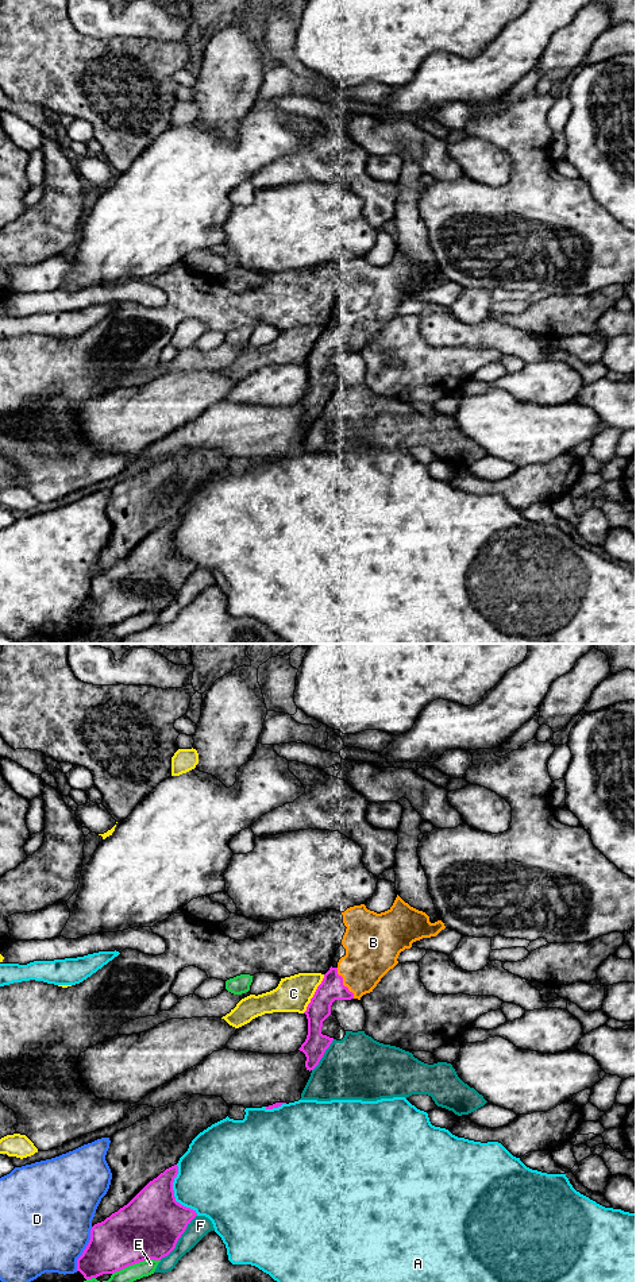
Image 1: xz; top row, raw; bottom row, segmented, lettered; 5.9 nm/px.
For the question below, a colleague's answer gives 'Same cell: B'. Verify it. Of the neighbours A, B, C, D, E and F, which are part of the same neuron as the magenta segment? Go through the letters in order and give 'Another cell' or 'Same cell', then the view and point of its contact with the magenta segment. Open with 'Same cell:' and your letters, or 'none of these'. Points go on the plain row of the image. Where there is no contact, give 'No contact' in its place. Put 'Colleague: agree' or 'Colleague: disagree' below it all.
Same cell: B
A: Another cell. Touches magenta at xz (173, 545)
B: Same cell. Touches magenta at xz (342, 335)
C: Another cell. Touches magenta at xz (315, 346)
D: Another cell. Touches magenta at xz (85, 601)
E: Another cell. Touches magenta at xz (135, 614)
F: Another cell. Touches magenta at xz (178, 590)
Colleague: agree

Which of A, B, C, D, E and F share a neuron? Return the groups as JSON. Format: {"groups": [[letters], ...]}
{"groups": [["A", "C"], ["B"], ["D"], ["E"], ["F"]]}

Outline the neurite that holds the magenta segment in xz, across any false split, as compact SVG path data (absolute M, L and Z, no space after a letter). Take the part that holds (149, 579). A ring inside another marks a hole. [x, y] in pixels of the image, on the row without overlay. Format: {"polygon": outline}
{"polygon": "M174 517L150 533L127 557L90 582L90 592L77 611L85 632L113 626L135 615L167 609L197 568L176 553Z"}

